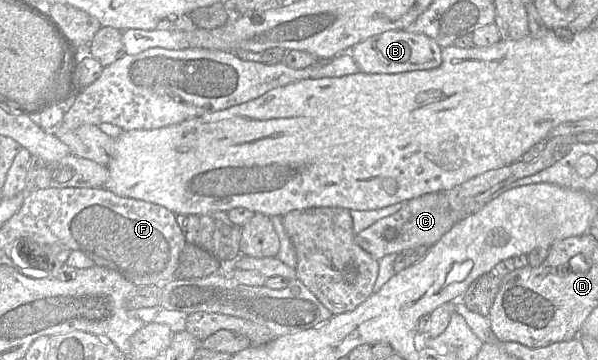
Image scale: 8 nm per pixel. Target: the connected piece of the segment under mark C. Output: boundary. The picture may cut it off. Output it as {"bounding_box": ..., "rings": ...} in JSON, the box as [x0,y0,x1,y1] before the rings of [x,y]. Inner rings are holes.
{"bounding_box":[355,192,455,260],"rings":[[[431,192],[404,203],[401,209],[387,217],[377,220],[368,228],[355,235],[355,242],[376,260],[388,254],[418,247],[431,247],[455,224],[453,211],[449,208],[445,195]]]}

